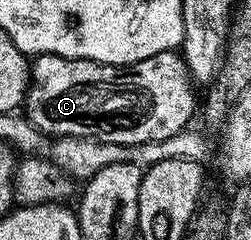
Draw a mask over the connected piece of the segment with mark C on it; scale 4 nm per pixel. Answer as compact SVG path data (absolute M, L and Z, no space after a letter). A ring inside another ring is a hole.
M163 51L146 61L130 65L110 65L89 59L67 59L61 55L37 55L30 63L28 94L22 111L44 137L96 139L120 146L162 141L185 130L198 111L198 97L192 92L193 80L188 67L176 51Z

